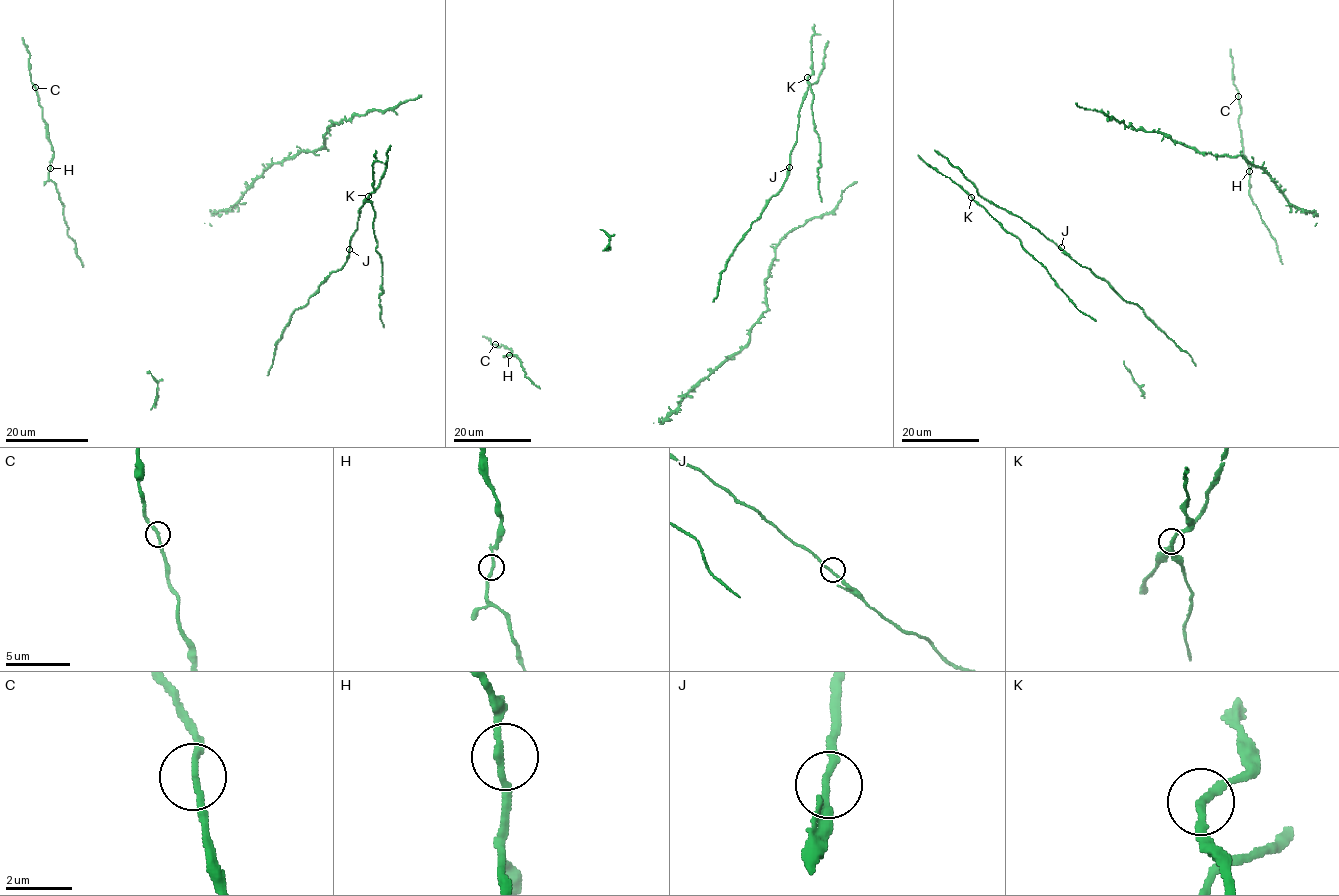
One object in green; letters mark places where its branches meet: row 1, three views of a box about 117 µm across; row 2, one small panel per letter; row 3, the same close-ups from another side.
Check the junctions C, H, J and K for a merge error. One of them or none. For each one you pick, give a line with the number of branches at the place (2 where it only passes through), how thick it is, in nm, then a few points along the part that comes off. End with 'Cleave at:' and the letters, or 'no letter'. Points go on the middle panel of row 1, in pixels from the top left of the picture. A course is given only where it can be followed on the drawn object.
Cleave at: no letter

